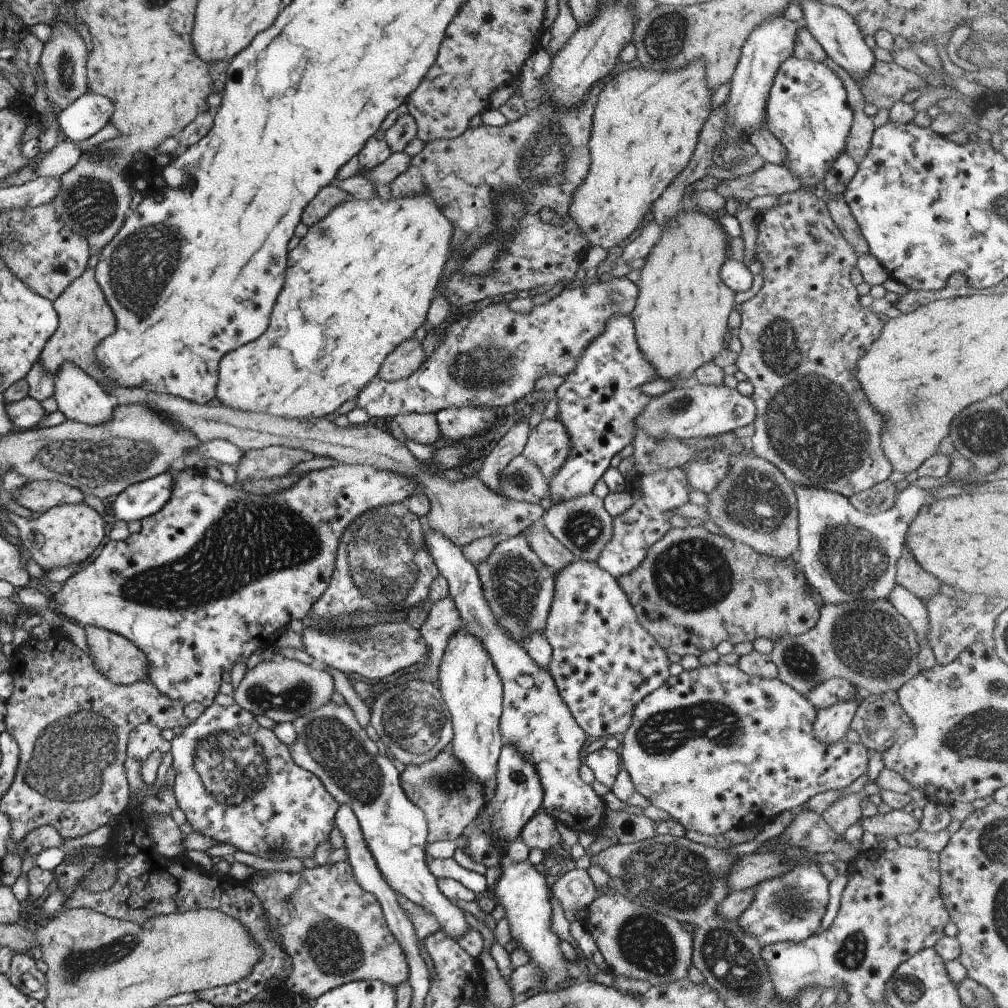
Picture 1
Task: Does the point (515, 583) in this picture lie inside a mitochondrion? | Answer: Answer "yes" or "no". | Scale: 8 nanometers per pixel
yes

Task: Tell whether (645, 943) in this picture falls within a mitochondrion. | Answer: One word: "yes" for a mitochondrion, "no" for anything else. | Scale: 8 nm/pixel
yes

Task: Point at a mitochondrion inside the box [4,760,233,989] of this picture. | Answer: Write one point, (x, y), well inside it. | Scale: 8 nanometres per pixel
(77, 964)

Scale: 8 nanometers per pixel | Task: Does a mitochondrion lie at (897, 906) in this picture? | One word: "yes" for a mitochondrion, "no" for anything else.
no

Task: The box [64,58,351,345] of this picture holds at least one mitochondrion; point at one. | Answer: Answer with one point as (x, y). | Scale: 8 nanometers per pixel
(140, 266)

